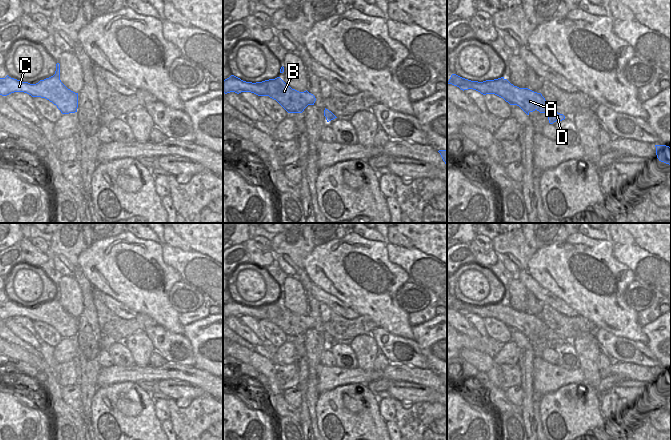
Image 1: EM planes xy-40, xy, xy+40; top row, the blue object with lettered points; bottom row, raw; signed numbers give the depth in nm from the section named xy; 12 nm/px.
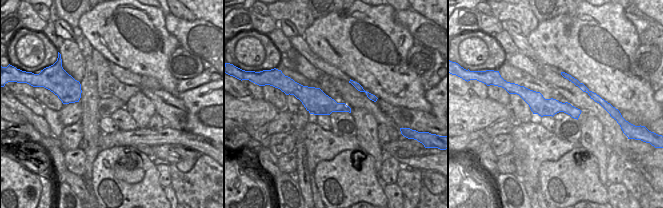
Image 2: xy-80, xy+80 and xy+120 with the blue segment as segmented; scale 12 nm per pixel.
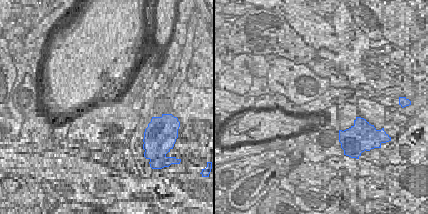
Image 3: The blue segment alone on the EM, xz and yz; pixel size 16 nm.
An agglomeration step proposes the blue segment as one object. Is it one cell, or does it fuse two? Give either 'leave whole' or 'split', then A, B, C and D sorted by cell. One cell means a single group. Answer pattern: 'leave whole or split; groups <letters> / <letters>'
split; groups A D / B C

